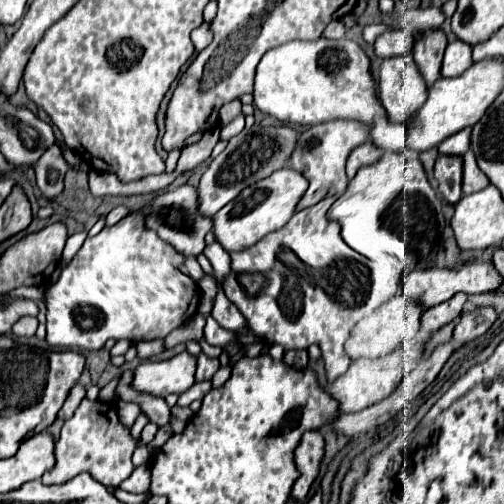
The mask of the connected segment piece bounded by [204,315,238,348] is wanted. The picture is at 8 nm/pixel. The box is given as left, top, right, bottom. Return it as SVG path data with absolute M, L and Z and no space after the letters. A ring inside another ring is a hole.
M210 315L204 327L204 339L211 345L225 347L238 339L238 335L221 327Z

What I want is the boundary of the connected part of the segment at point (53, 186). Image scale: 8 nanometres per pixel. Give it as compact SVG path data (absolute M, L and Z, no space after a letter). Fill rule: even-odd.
M58 145L50 147L40 157L40 161L34 165L34 171L36 171L36 183L44 197L54 199L64 191L64 175L68 169L70 165L64 161Z

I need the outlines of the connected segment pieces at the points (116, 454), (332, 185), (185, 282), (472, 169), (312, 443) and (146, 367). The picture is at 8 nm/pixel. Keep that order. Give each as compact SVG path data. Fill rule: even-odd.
M84 397L74 417L68 419L62 427L60 439L56 441L56 465L52 471L46 471L42 475L42 483L64 483L78 473L88 471L102 485L118 487L134 471L132 453L136 451L136 447L138 441L130 435L130 427L120 421L116 403L104 403L100 399L90 401L88 397Z
M334 119L330 123L312 125L302 133L302 139L290 159L290 167L300 171L302 175L306 175L306 179L310 181L310 187L298 203L298 211L306 209L310 205L316 205L318 201L322 201L328 195L344 193L344 189L348 185L346 159L354 147L366 143L368 139L370 139L370 129L364 123L358 123L352 119Z
M140 211L128 213L116 225L104 227L98 235L88 237L72 263L62 271L60 279L46 291L46 341L52 347L100 349L108 339L128 339L132 343L142 339L164 339L170 331L186 323L198 309L198 283L178 269L184 261L186 257L176 247L158 239L158 233L150 231L146 223L142 223Z
M466 151L464 153L464 179L462 179L462 191L466 195L470 193L476 193L476 191L482 191L484 187L488 187L490 181L486 179L486 175L482 175L476 159L474 159L474 153L472 151Z
M310 431L302 437L302 443L296 449L296 465L300 477L292 487L292 497L302 501L308 497L312 483L320 475L320 465L324 459L324 437L318 431Z
M182 351L178 355L174 355L172 359L166 361L144 361L134 369L134 379L132 385L138 391L146 391L152 395L160 395L166 397L168 393L184 393L186 389L190 389L196 381L196 357Z

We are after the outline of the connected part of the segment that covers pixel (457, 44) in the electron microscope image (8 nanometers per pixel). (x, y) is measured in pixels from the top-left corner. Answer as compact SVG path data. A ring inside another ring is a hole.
M460 39L448 43L444 63L442 63L442 77L456 77L470 69L472 65L472 47L462 43Z

